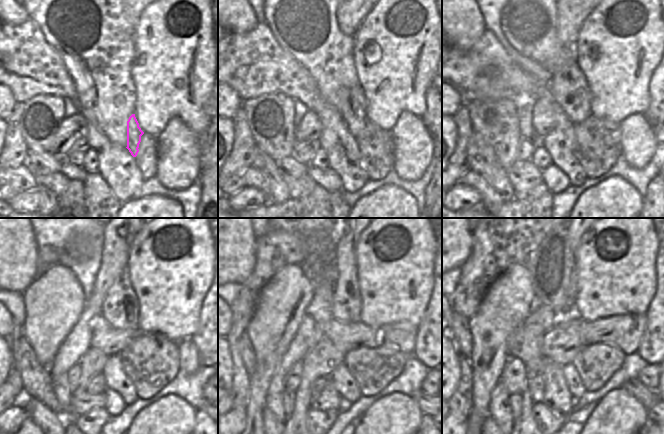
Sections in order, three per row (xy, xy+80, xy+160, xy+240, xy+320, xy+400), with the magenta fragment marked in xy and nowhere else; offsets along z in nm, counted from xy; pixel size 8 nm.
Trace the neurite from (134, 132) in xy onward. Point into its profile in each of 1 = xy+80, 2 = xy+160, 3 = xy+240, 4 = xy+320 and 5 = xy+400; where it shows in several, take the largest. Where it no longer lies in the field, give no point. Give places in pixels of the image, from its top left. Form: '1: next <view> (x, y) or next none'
1: next xy+80 (351, 103)
2: next xy+160 (568, 85)
3: next xy+240 (120, 309)
4: next xy+320 (346, 307)
5: next xy+400 (575, 238)

